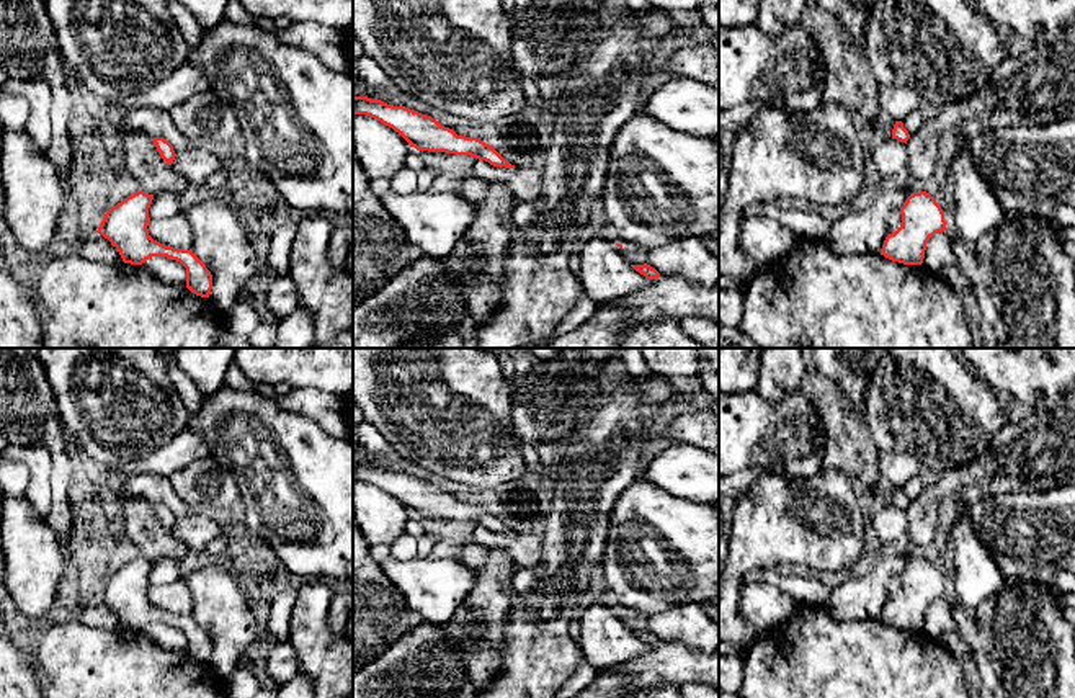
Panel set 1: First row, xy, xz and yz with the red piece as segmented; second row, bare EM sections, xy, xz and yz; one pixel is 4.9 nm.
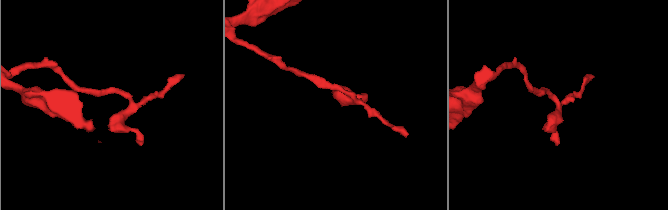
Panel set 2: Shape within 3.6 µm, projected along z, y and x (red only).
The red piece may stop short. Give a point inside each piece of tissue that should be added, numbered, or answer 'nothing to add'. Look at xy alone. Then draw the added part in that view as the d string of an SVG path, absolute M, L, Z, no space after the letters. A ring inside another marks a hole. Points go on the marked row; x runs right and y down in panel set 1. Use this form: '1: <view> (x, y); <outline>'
nothing to add

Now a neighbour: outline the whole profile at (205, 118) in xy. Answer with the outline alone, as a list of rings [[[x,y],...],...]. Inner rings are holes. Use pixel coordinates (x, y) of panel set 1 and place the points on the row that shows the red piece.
[[[211,90],[178,103],[170,114],[178,131],[196,145],[229,149],[239,144],[240,126],[234,108]]]

